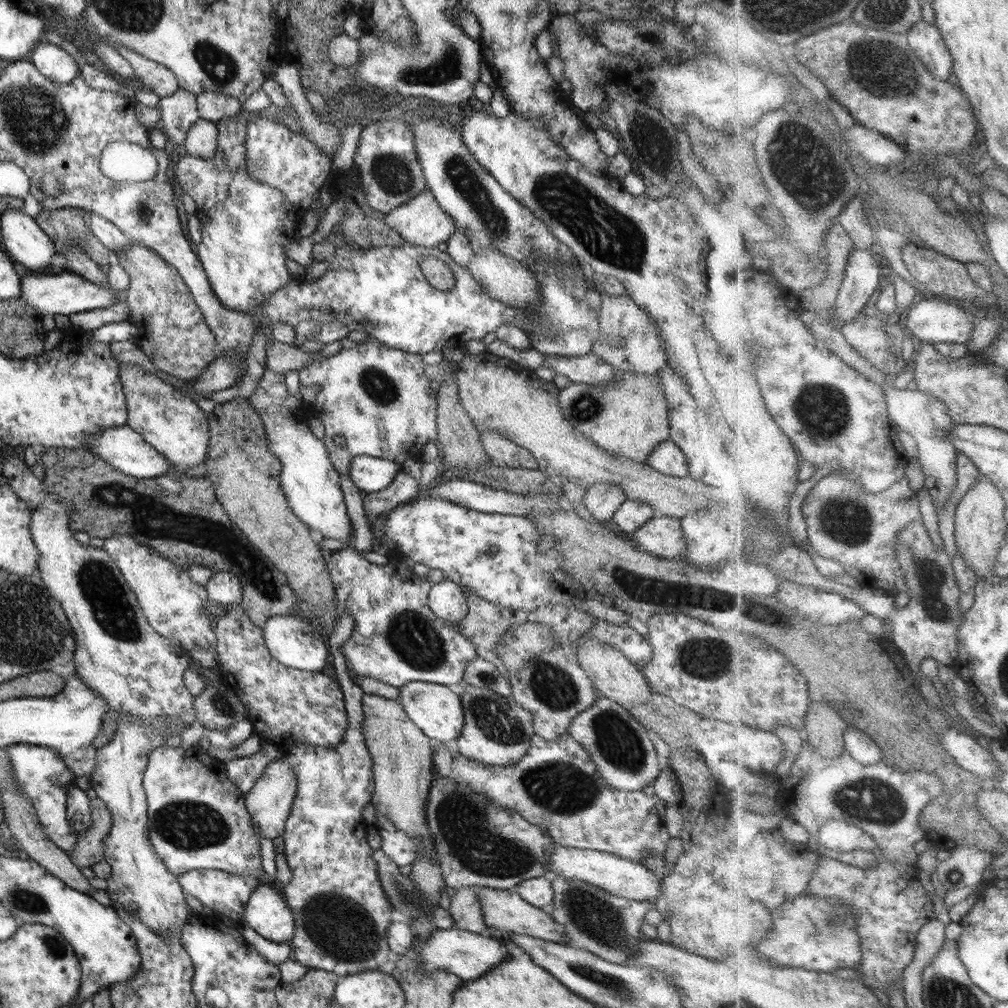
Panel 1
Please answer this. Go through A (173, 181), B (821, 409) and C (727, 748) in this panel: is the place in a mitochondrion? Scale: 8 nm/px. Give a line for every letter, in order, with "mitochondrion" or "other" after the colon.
A: other
B: mitochondrion
C: other

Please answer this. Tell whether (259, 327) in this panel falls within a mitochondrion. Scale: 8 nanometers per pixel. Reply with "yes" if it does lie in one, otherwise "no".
no

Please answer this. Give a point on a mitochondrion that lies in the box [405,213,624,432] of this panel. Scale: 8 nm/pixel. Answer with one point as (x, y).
(585, 407)

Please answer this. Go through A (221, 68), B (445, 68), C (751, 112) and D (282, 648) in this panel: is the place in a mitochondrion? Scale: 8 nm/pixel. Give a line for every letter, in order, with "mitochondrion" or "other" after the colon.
A: mitochondrion
B: mitochondrion
C: other
D: other

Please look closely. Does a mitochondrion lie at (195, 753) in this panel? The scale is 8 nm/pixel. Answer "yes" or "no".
no

